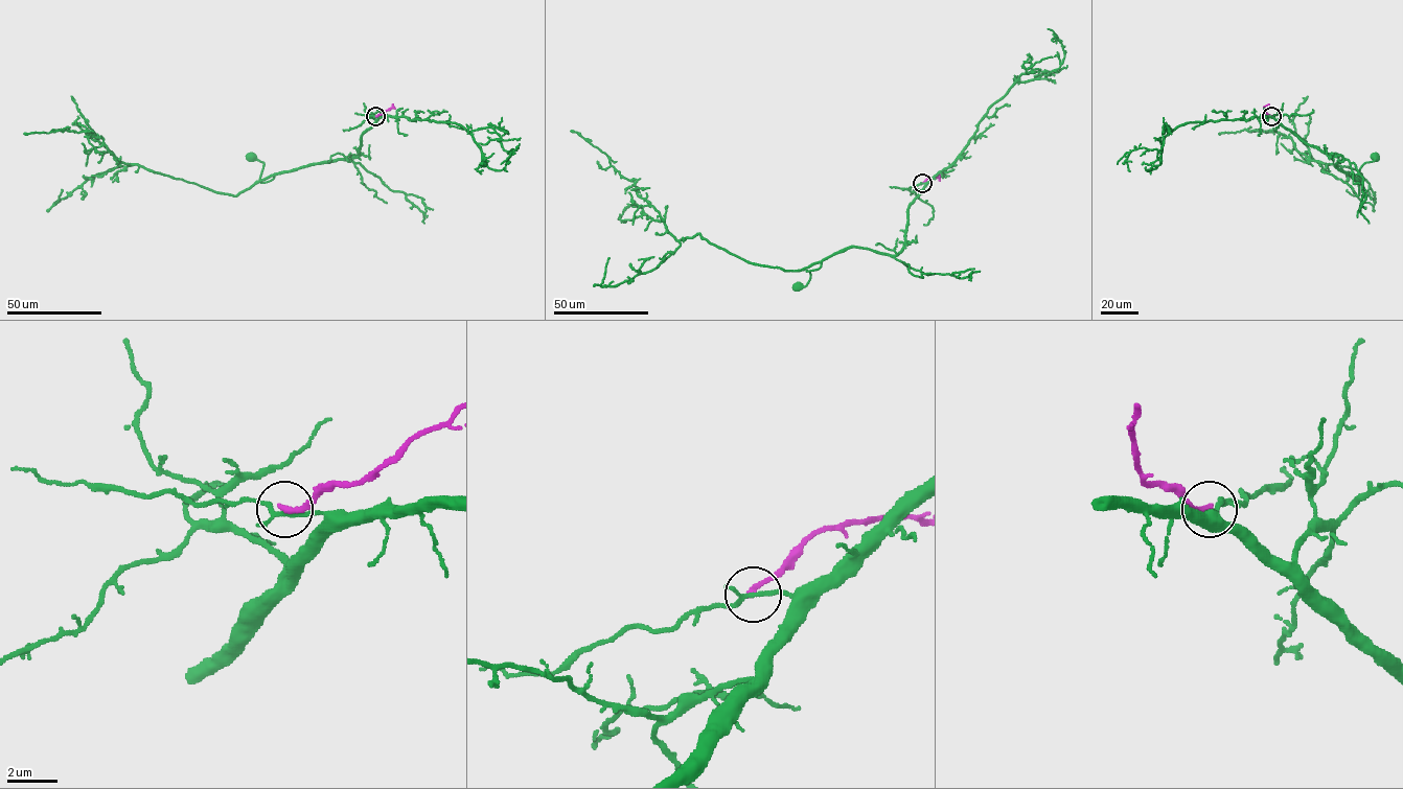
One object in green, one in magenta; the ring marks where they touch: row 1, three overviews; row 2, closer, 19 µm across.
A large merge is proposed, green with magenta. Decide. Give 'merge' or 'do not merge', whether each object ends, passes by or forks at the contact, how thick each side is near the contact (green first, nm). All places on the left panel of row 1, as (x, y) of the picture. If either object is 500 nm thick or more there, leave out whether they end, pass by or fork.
do not merge | green forks | magenta ends | 150/240 nm

